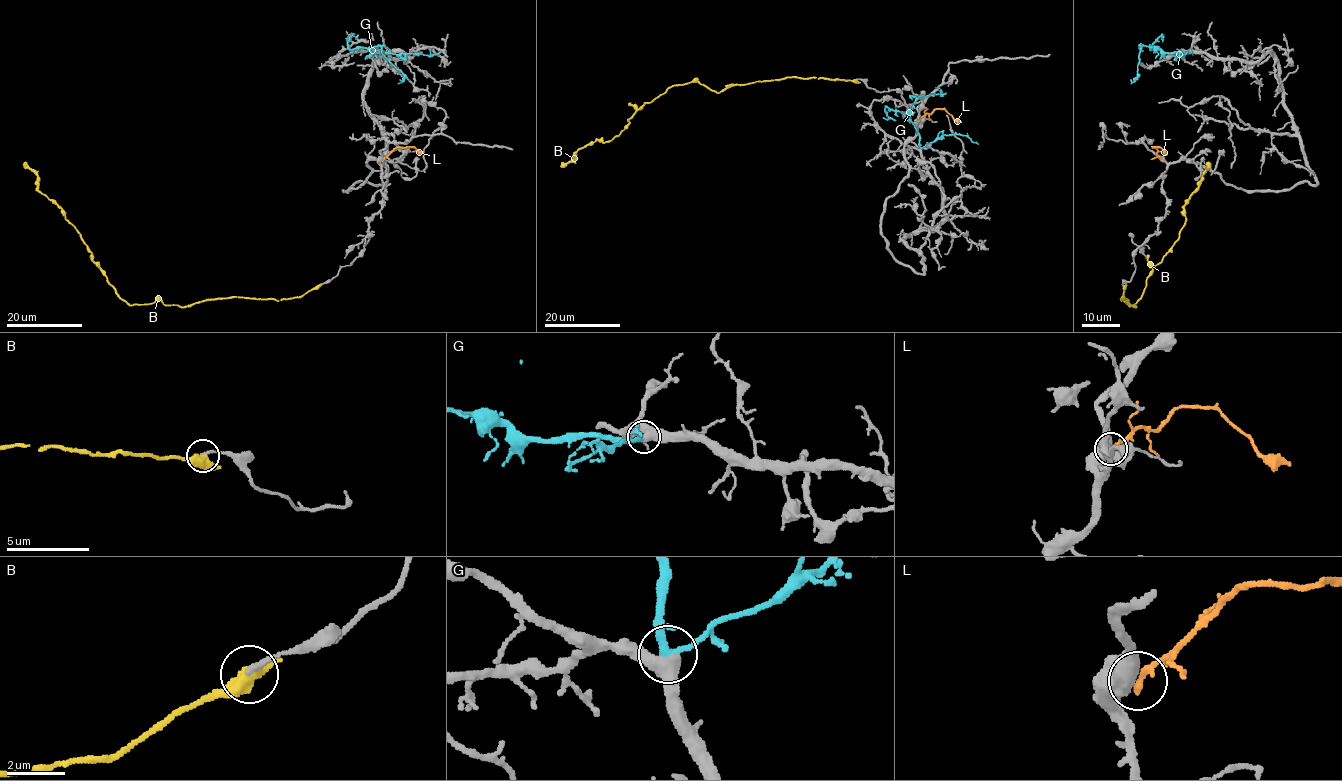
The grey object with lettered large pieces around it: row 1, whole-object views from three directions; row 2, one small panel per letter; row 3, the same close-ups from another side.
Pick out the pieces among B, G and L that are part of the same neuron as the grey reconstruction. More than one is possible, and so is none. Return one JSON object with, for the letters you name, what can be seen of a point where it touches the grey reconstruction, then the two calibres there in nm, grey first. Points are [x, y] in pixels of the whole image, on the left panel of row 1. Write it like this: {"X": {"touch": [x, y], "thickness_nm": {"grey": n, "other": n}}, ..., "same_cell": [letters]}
{"G": {"touch": [383, 52], "thickness_nm": {"grey": 500, "other": 240}}, "same_cell": ["G"]}

